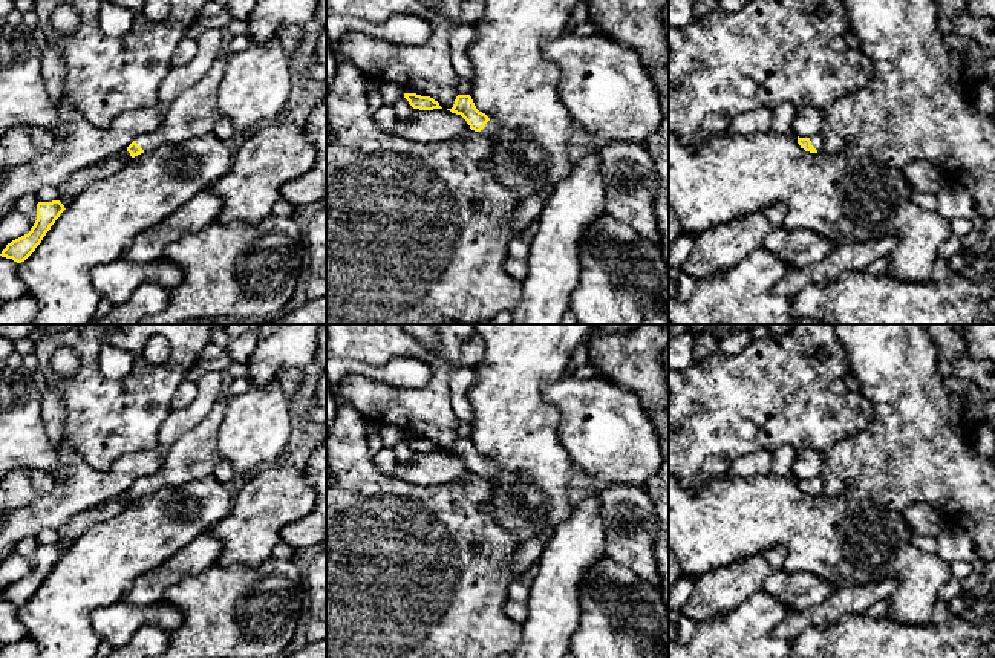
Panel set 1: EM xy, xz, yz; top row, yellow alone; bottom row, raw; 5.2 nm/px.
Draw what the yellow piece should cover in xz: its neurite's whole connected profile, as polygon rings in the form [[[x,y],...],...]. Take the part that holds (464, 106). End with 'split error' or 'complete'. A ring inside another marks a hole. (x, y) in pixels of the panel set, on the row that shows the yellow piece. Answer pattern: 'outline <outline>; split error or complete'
outline [[[458,95],[452,109],[452,113],[461,115],[471,130],[481,132],[487,138],[491,138],[499,132],[499,124],[490,119],[485,113],[479,112],[470,95]]]; split error

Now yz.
outline [[[820,133],[811,136],[811,138],[799,138],[798,136],[798,144],[801,145],[801,148],[804,148],[805,151],[810,153],[817,153],[822,150],[824,147],[824,138]]]; split error

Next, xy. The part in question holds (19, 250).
outline [[[60,200],[38,202],[37,204],[37,220],[31,231],[11,243],[2,251],[2,257],[12,259],[17,263],[24,262],[35,248],[41,243],[46,233],[64,211],[64,205]]]; complete

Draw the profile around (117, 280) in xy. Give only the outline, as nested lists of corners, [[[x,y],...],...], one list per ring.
[[[124,256],[92,271],[92,283],[101,298],[113,306],[127,301],[142,283],[156,283],[165,289],[176,288],[184,279],[182,269],[168,262],[136,263]]]

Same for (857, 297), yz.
[[[850,271],[830,285],[807,285],[791,303],[791,315],[819,324],[989,324],[995,315],[995,280],[971,280],[955,272],[946,282],[909,283],[888,274]]]

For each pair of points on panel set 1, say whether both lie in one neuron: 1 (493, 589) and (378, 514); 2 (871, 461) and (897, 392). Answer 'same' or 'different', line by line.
1: same
2: same

